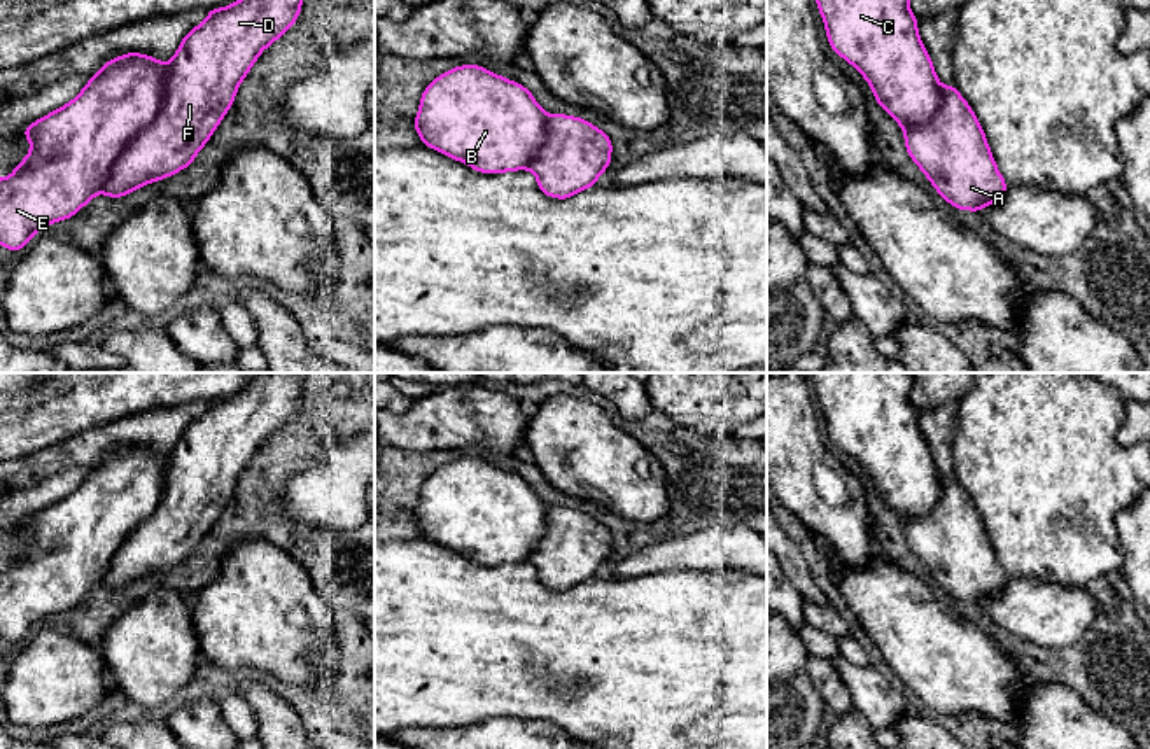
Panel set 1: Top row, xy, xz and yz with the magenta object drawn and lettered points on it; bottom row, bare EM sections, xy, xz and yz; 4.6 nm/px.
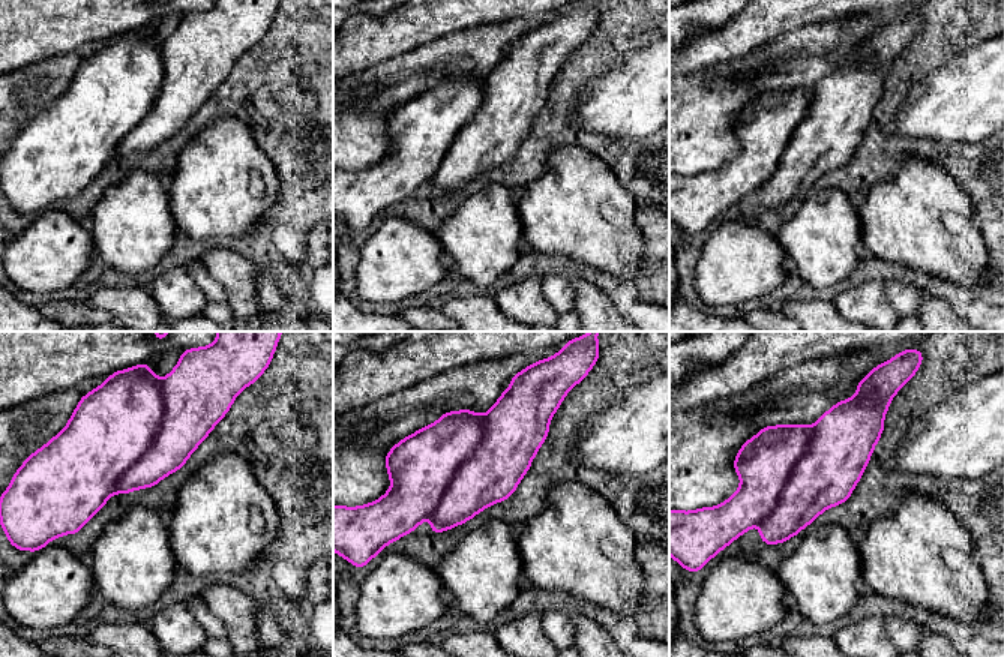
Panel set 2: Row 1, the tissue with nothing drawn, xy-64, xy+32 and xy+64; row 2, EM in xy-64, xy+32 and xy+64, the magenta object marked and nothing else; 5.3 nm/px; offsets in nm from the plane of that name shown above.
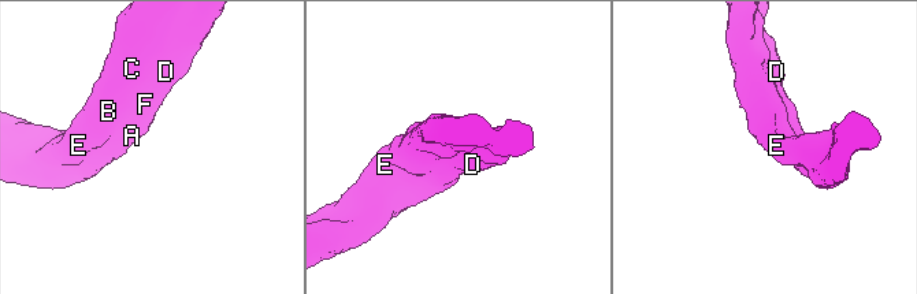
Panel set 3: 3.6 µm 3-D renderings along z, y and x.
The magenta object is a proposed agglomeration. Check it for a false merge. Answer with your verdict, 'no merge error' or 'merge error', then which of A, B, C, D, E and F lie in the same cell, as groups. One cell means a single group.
merge error; A D F / B C E

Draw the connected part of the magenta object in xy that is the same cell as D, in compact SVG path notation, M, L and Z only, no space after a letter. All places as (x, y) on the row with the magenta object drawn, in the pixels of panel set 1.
M238 0L208 10L207 19L189 30L168 63L163 102L154 121L123 149L102 192L123 198L187 168L231 108L238 86L257 56L296 23L301 4L303 0Z

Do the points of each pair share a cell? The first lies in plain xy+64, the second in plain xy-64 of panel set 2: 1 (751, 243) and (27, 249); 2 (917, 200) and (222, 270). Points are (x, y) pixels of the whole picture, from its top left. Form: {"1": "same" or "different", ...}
{"1": "same", "2": "different"}

